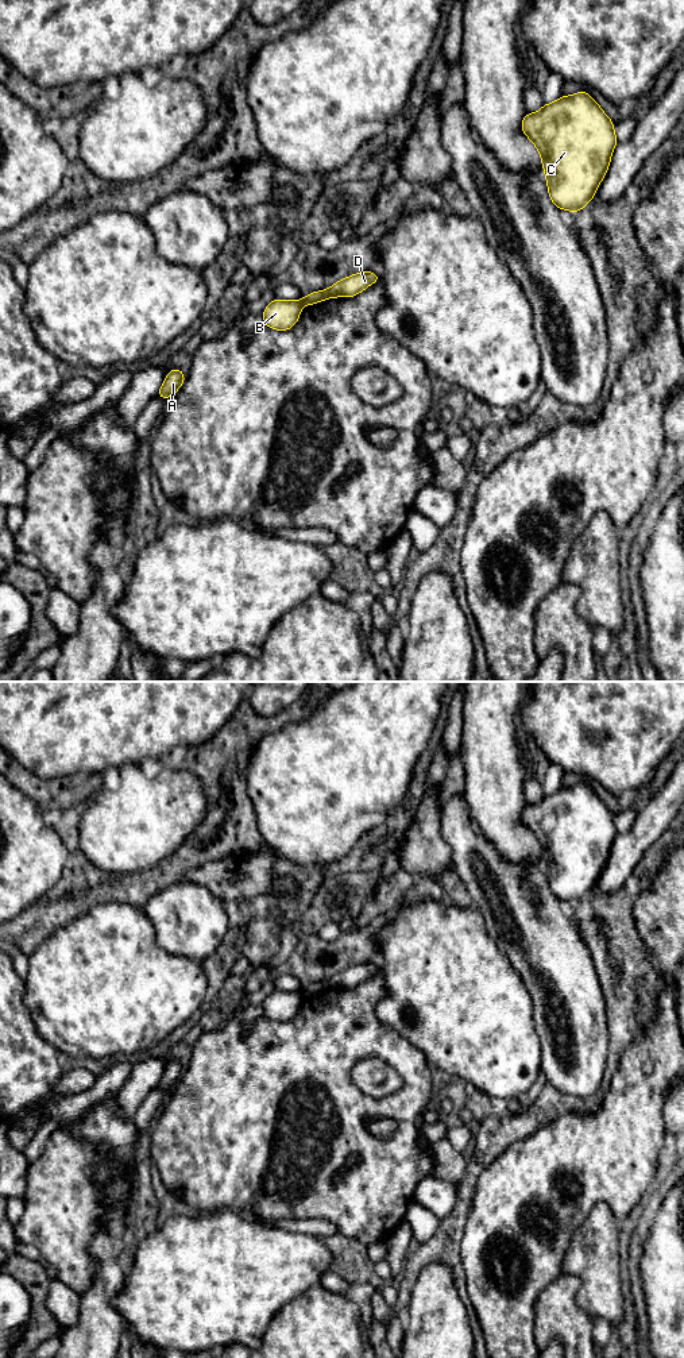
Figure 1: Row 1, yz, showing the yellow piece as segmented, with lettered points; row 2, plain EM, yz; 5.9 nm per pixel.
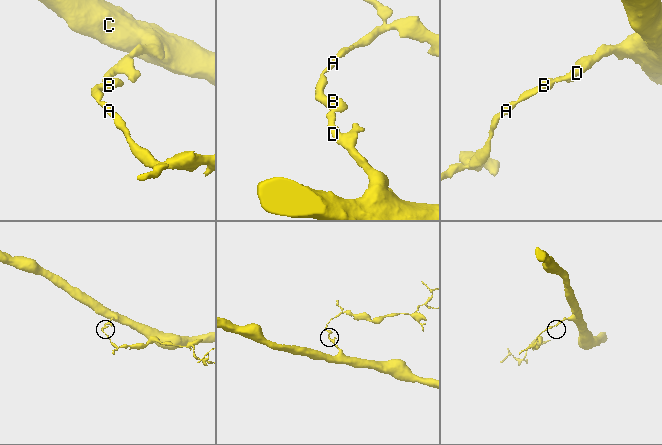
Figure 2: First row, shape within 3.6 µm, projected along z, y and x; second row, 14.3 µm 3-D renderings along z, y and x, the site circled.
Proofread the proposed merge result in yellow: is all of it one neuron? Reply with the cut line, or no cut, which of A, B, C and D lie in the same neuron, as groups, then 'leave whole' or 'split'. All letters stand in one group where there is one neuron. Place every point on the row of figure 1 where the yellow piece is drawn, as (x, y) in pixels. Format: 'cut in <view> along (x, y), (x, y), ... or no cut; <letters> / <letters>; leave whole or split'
cut in yz along (300, 301), (302, 304); A B / C D; split

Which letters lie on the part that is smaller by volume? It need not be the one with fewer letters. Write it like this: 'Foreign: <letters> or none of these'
Foreign: A, B

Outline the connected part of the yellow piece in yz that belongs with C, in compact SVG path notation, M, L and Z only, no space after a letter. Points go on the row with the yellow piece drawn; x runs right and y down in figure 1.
M581 90L544 104L536 113L526 113L522 132L541 154L552 202L557 209L579 212L594 198L610 166L612 150L618 144L614 121L586 90Z

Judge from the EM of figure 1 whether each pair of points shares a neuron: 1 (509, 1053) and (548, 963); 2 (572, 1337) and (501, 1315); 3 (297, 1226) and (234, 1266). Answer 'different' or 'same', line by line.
1: different
2: different
3: different

